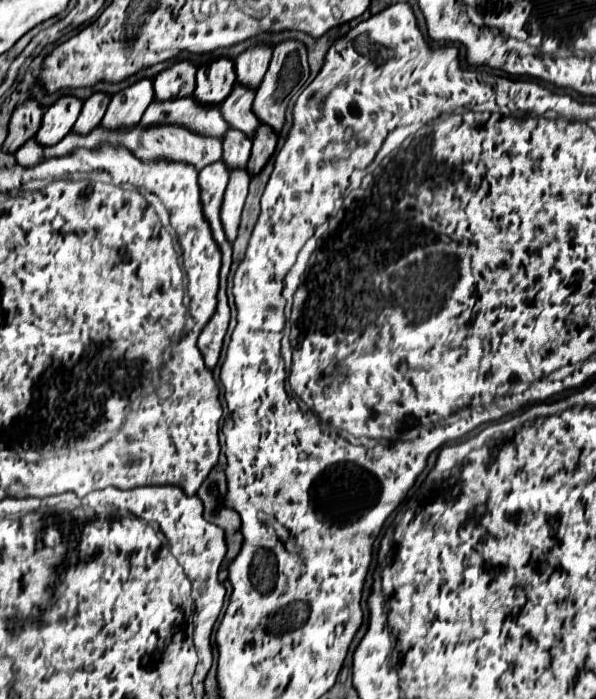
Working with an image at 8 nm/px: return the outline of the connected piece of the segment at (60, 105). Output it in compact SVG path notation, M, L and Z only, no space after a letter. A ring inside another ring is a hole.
M61 96L53 106L47 108L35 138L41 144L57 144L73 128L81 112L81 104L83 102L75 96Z

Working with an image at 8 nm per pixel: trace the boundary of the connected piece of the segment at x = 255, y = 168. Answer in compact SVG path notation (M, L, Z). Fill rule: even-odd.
M261 124L253 136L253 150L247 162L251 174L257 174L265 166L265 162L275 152L275 146L277 146L277 132L271 126L267 128L267 124Z

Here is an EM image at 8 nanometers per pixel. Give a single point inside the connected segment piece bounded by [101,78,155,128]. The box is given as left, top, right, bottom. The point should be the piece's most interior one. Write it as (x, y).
(127, 107)

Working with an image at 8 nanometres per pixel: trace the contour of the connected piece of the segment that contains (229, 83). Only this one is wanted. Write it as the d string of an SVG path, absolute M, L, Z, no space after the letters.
M217 58L197 70L195 96L203 104L221 104L235 84L235 64L231 58Z

